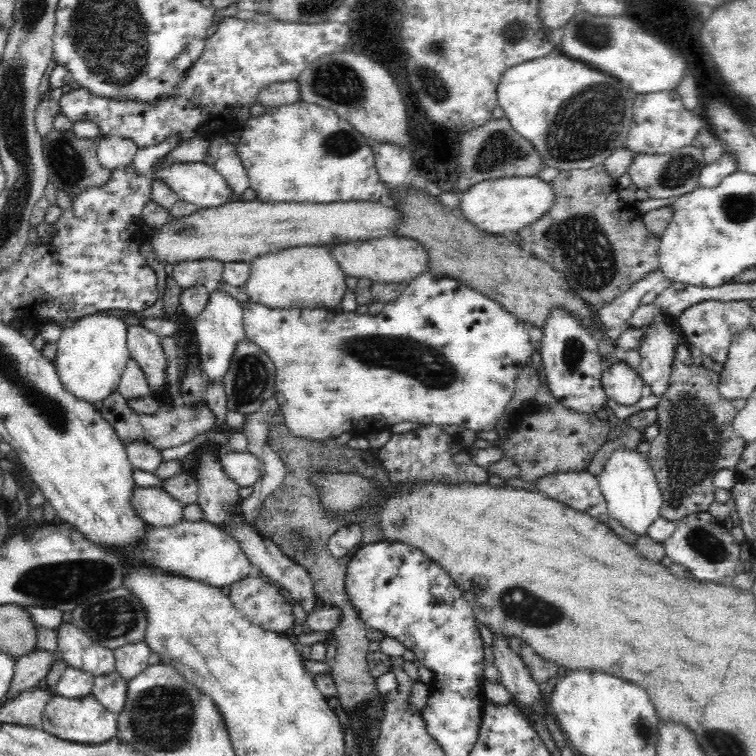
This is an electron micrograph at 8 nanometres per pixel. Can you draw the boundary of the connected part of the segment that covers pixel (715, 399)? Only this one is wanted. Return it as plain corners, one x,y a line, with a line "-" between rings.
682,348
676,352
676,362
671,370
669,388
660,397
656,404
658,423
658,436
651,442
650,464
656,481
659,482
663,506
660,508
660,517
676,522
696,512
708,511
710,505
715,502
714,474
722,468
734,470
739,464
744,452
746,441
740,438
733,429
733,420
739,411
733,407
730,400
726,399
719,391
719,375
713,369
710,370
702,364
690,365
687,362
678,361
682,354

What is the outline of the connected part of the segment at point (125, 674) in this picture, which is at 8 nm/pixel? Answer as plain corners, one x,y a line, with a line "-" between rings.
142,641
124,644
114,649
113,653
115,654
115,671
128,681
148,666
148,656
151,650

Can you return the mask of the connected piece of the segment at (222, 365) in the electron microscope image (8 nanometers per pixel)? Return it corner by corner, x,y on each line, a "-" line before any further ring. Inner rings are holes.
210,290
209,299
204,310
195,318
192,324
194,328
194,345
201,370
210,381
223,378
228,370
235,346
245,338
243,329
243,308
241,302
219,290

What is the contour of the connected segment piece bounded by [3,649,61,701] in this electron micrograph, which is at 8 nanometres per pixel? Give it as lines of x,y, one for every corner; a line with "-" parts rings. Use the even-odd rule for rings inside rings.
36,649
27,655
15,659
14,674
10,689
3,701
18,696
21,692
32,690
38,687
40,680
46,679
52,664
60,660
59,652
48,652
44,649

